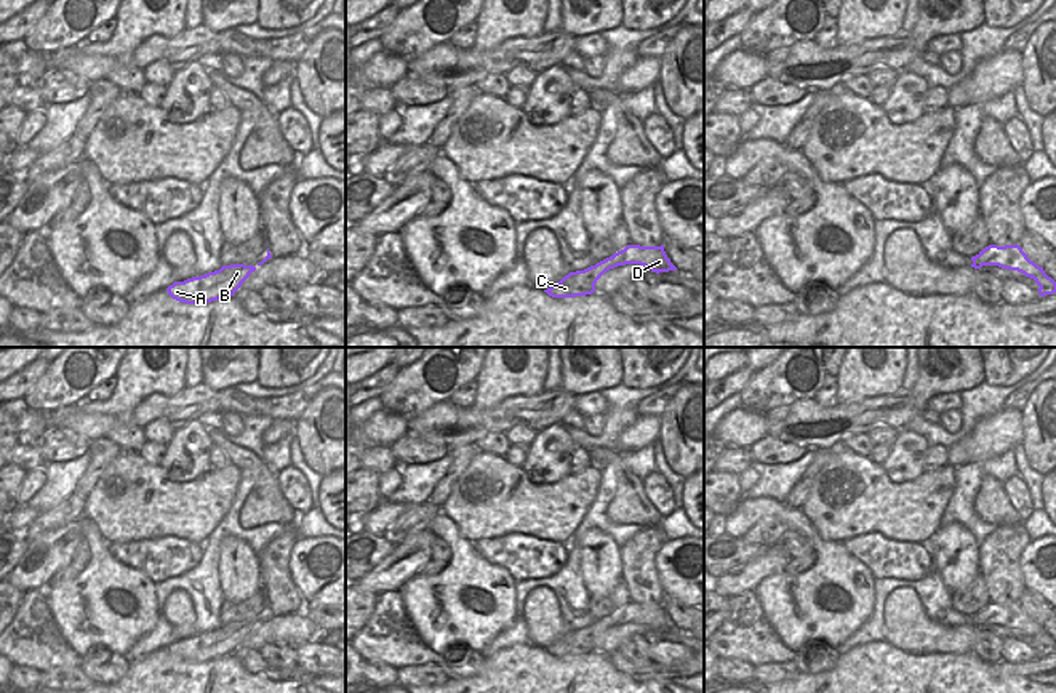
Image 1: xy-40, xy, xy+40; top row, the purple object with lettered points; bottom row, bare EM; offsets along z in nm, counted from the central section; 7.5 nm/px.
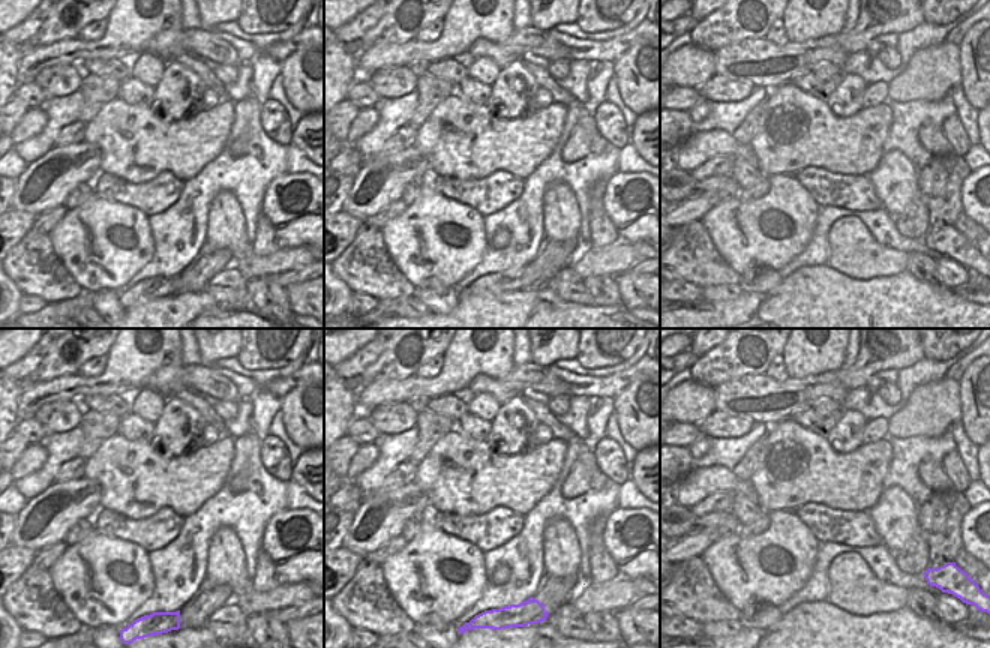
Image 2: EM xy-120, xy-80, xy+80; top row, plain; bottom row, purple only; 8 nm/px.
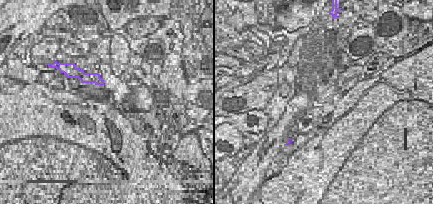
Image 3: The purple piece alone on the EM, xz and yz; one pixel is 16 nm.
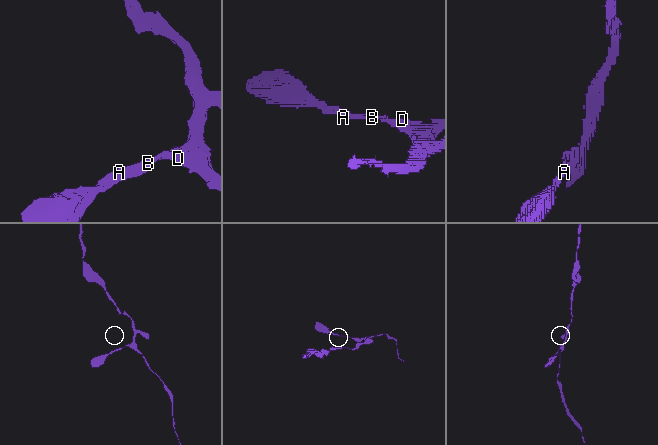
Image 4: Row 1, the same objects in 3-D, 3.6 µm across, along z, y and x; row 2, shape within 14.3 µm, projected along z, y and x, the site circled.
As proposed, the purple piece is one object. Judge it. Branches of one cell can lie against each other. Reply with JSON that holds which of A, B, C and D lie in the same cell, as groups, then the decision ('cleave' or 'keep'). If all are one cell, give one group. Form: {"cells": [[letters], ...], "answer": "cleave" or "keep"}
{"cells": [["A", "B", "C", "D"]], "answer": "keep"}

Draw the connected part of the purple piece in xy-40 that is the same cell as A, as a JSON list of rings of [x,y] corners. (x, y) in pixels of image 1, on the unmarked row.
[[[230,623],[219,629],[174,640],[166,647],[168,653],[186,663],[205,663],[221,656],[234,655],[242,642],[254,631],[254,624]]]

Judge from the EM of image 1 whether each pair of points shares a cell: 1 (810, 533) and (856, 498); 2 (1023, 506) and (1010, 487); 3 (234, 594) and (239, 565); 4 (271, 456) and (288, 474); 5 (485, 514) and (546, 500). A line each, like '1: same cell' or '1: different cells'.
1: different cells
2: same cell
3: same cell
4: different cells
5: same cell

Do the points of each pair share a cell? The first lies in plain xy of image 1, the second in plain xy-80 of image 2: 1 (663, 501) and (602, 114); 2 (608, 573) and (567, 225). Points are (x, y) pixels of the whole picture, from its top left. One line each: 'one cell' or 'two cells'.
1: one cell
2: one cell

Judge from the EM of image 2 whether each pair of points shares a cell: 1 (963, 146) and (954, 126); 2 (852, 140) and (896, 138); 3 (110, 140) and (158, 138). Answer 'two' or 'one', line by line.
1: one
2: two
3: one

